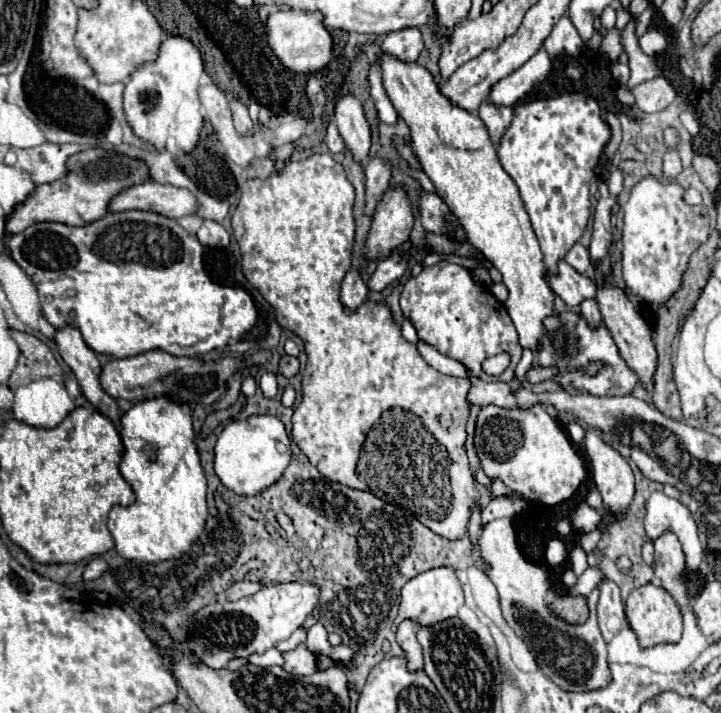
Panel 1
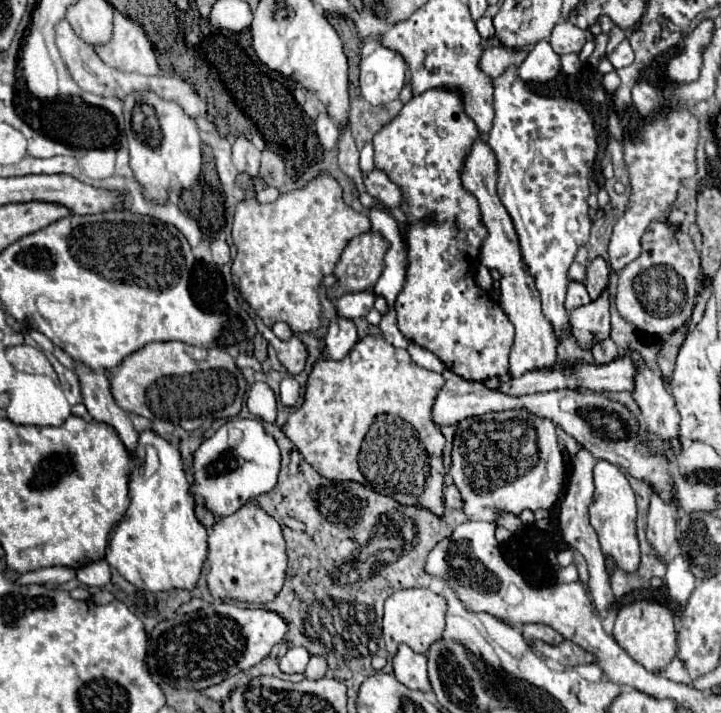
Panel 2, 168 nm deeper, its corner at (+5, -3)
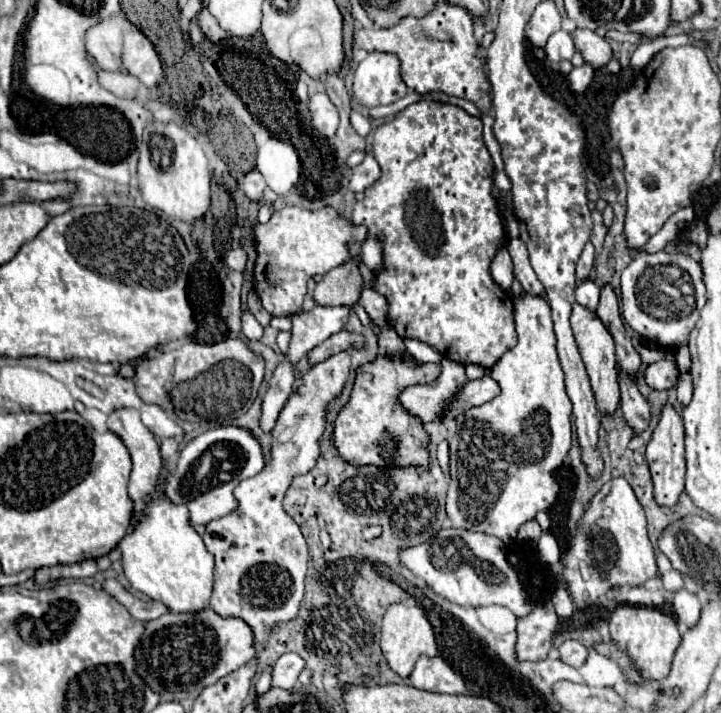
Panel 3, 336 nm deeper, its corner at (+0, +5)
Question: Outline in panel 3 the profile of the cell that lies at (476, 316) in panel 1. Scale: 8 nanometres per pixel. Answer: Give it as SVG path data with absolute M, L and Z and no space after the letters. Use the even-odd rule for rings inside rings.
M421 98L407 108L399 112L397 118L391 122L381 124L375 130L375 142L373 142L373 156L381 166L381 178L373 184L373 188L365 190L365 198L357 202L353 210L353 224L365 224L369 228L369 236L383 236L385 240L385 270L377 276L375 280L375 290L381 292L387 302L389 302L389 324L399 332L403 338L417 338L425 340L433 348L437 348L445 358L455 360L459 364L477 364L483 368L493 368L497 360L511 350L517 344L517 332L515 332L515 322L513 322L513 300L511 296L499 288L489 272L489 262L495 254L497 248L507 244L507 236L503 230L503 220L497 210L497 202L491 196L491 184L493 184L493 160L483 144L483 122L481 118L463 118L463 108L437 102L437 100L427 100Z

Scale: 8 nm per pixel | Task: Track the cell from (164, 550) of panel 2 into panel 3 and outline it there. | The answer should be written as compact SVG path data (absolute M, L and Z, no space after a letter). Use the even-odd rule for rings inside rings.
M165 482L155 486L149 496L151 496L151 500L145 502L143 514L137 520L137 524L133 526L133 532L125 534L121 538L121 542L117 544L117 548L121 550L123 572L135 590L147 594L153 600L163 602L173 612L197 612L199 608L205 608L209 604L211 584L213 584L213 556L207 550L203 538L195 532L195 528L189 520L187 506L175 504L167 498Z

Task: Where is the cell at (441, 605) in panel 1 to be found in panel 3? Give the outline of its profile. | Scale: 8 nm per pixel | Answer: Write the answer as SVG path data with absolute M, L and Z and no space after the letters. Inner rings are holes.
M403 602L391 604L383 616L381 634L383 634L383 638L381 638L383 656L387 658L387 664L391 666L391 670L403 678L407 678L411 674L411 668L415 666L415 660L421 654L427 654L427 656L437 654L435 632L433 632L429 618L427 618L427 610L421 604L413 604L413 606L403 604Z

